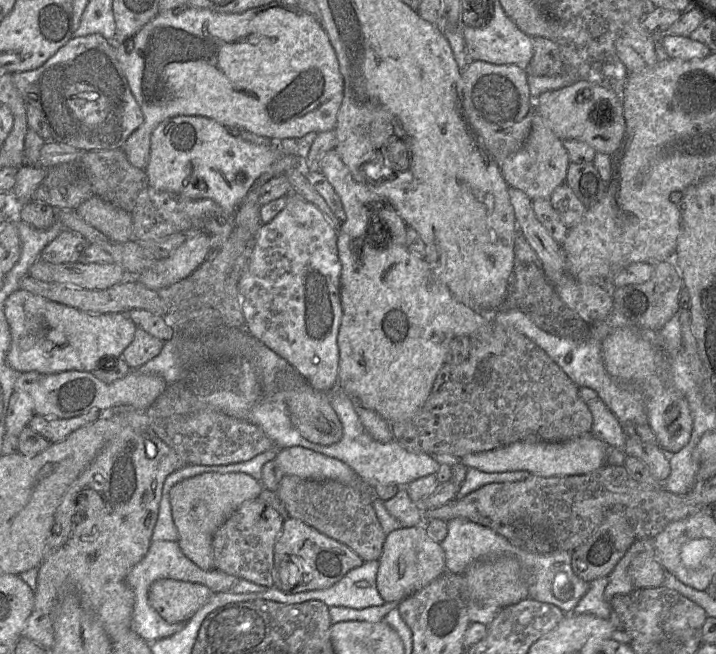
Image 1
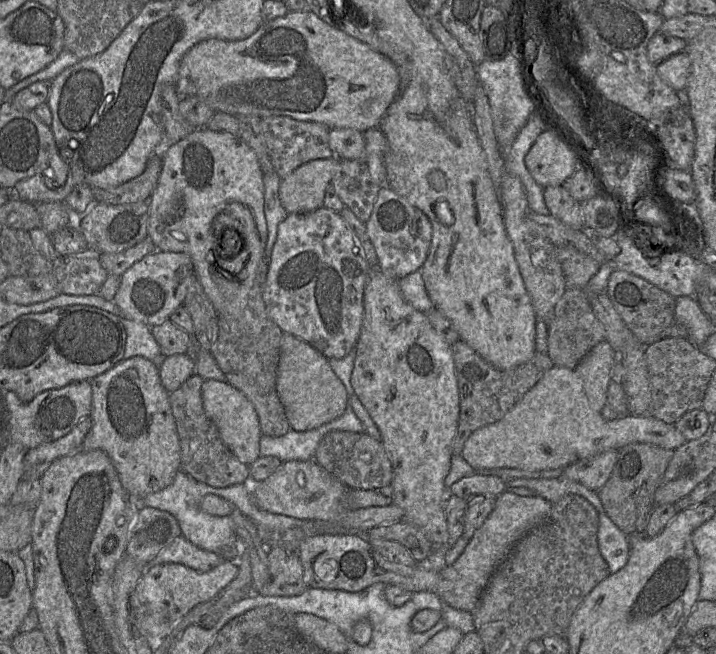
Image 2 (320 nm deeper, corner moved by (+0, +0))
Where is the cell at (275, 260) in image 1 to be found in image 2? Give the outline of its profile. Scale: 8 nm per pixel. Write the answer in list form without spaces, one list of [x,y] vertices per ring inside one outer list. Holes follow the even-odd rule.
[[[321,207],[308,213],[288,214],[278,225],[263,301],[270,319],[284,332],[310,344],[327,359],[341,359],[360,337],[364,315],[364,289],[371,266],[357,237],[339,215]]]

